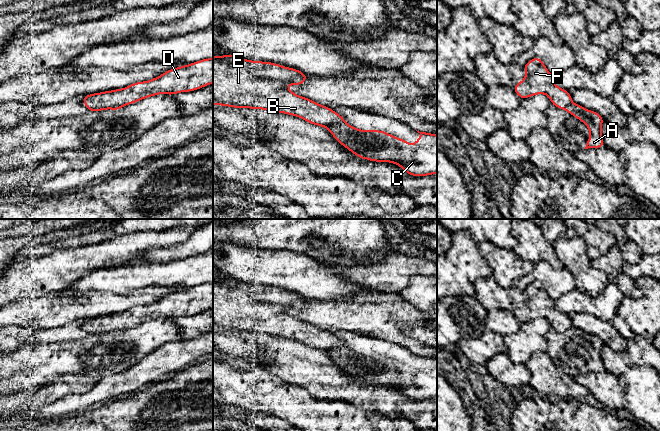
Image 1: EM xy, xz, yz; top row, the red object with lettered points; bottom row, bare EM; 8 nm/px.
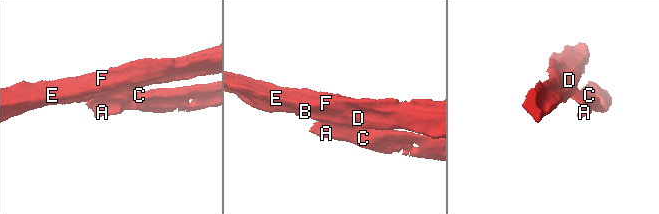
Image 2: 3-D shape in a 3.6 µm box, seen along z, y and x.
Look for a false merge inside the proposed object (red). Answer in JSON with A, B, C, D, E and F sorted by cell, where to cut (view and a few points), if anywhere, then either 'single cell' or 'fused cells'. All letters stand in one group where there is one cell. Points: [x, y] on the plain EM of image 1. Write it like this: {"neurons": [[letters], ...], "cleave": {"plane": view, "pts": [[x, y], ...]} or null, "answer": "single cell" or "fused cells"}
{"neurons": [["A", "C"], ["B", "D", "E", "F"]], "cleave": {"plane": "xz", "pts": [[344, 345], [325, 351]]}, "answer": "fused cells"}

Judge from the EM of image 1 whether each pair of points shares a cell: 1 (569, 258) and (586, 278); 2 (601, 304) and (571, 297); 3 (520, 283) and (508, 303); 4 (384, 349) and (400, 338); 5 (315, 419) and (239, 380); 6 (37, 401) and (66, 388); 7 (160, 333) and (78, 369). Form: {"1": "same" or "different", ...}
{"1": "same", "2": "same", "3": "different", "4": "different", "5": "same", "6": "same", "7": "same"}

